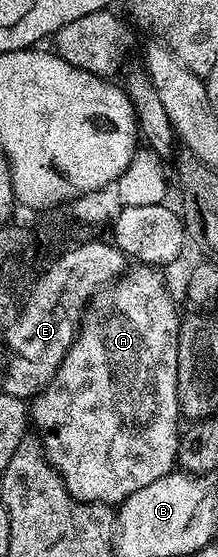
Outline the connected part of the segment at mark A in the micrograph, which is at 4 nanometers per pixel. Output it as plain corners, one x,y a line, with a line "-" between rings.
136,264
127,272
120,275
115,282
109,282
103,286
97,294
93,294
84,310
84,317
80,320
80,328
76,339
72,341
72,347
66,352
58,372
46,384
46,388
40,391
30,402
30,422
38,435
41,446
44,447
44,456
55,470
60,474
70,496
80,502
102,502
107,504
119,504
124,502
134,492
146,488
146,484
154,484
162,476
173,473
176,466
176,453
182,433
182,415
176,389
178,388
178,332
182,314
176,311
176,302
164,283
164,278
159,269

